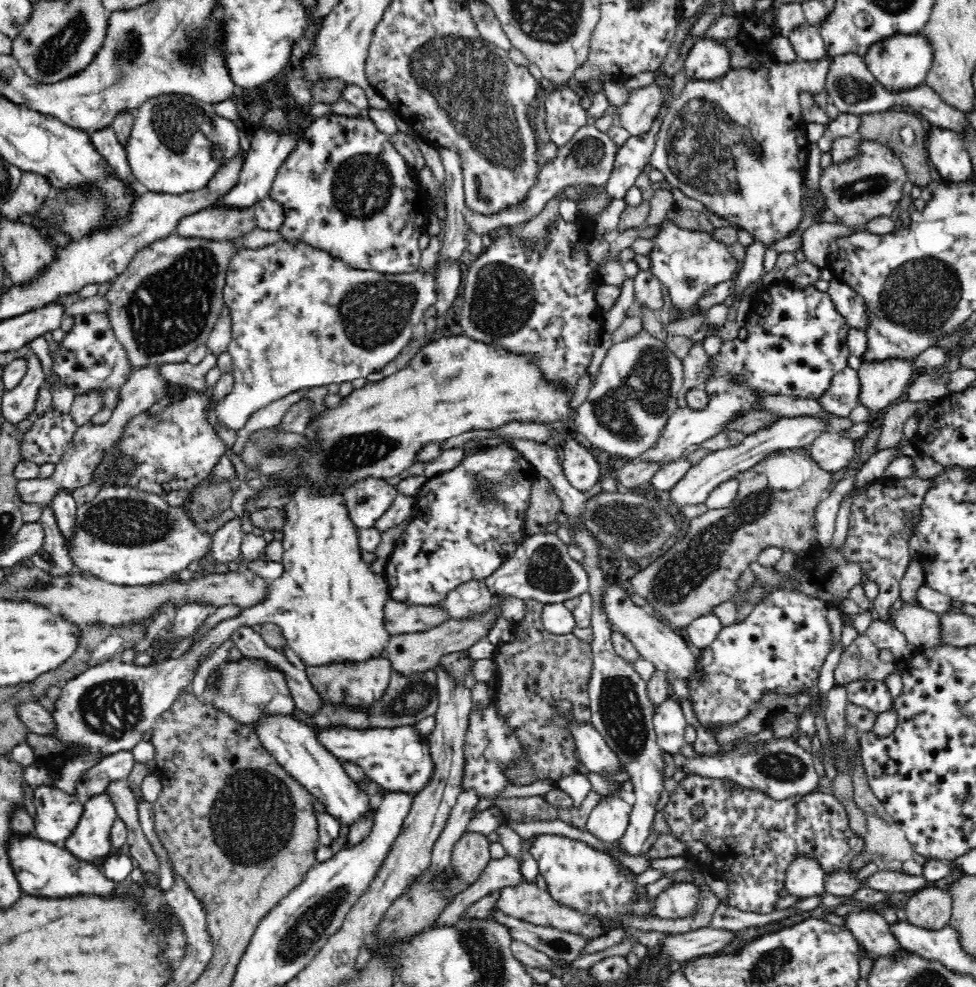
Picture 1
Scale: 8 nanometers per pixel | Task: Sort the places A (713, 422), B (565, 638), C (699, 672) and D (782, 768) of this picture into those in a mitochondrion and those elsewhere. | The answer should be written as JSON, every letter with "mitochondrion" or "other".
{"A":"other","B":"other","C":"other","D":"mitochondrion"}

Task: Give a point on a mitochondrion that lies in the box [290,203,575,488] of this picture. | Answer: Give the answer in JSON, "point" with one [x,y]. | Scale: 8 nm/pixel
{"point":[373,312]}

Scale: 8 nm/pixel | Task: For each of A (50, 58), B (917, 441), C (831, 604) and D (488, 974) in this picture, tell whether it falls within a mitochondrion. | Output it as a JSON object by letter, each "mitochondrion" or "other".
{"A":"mitochondrion","B":"other","C":"other","D":"mitochondrion"}

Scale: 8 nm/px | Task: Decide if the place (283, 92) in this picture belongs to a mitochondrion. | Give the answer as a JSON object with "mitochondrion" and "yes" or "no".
{"mitochondrion":"no"}

